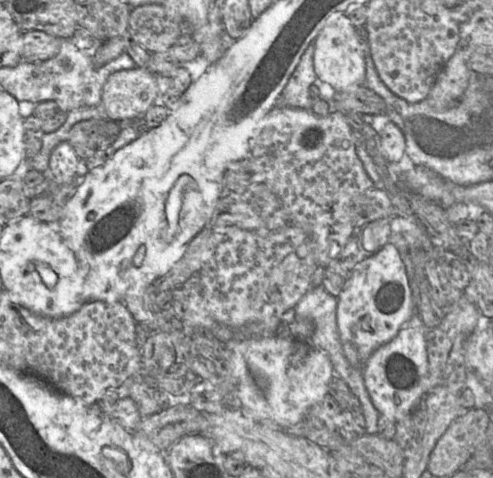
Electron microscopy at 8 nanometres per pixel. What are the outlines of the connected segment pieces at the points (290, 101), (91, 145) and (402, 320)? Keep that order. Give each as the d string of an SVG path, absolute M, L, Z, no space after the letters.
M312 43L301 56L299 64L282 91L282 104L299 109L312 108L310 86L318 79L314 70L314 51L315 46Z
M101 118L77 122L69 131L68 142L79 159L87 159L107 149L118 137L120 124Z
M388 242L376 254L366 257L352 272L337 297L337 326L346 358L350 364L362 370L372 353L391 341L400 329L416 315L416 306L408 281L404 262L395 245Z

